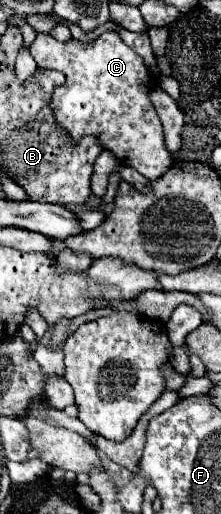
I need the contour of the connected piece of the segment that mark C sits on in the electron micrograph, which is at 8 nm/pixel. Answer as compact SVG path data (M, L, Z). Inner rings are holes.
M106 31L102 33L92 45L86 45L82 41L70 39L66 43L56 41L50 33L38 33L34 43L30 45L30 53L38 65L38 69L54 69L66 75L64 85L56 87L52 91L52 97L48 101L56 123L68 131L74 143L78 143L82 137L92 135L98 139L98 143L112 151L122 165L128 165L136 169L140 175L146 179L158 179L164 171L172 165L173 160L166 149L164 143L164 133L162 133L162 123L150 103L148 91L154 87L154 79L148 75L142 57L132 51L118 35L118 31Z

